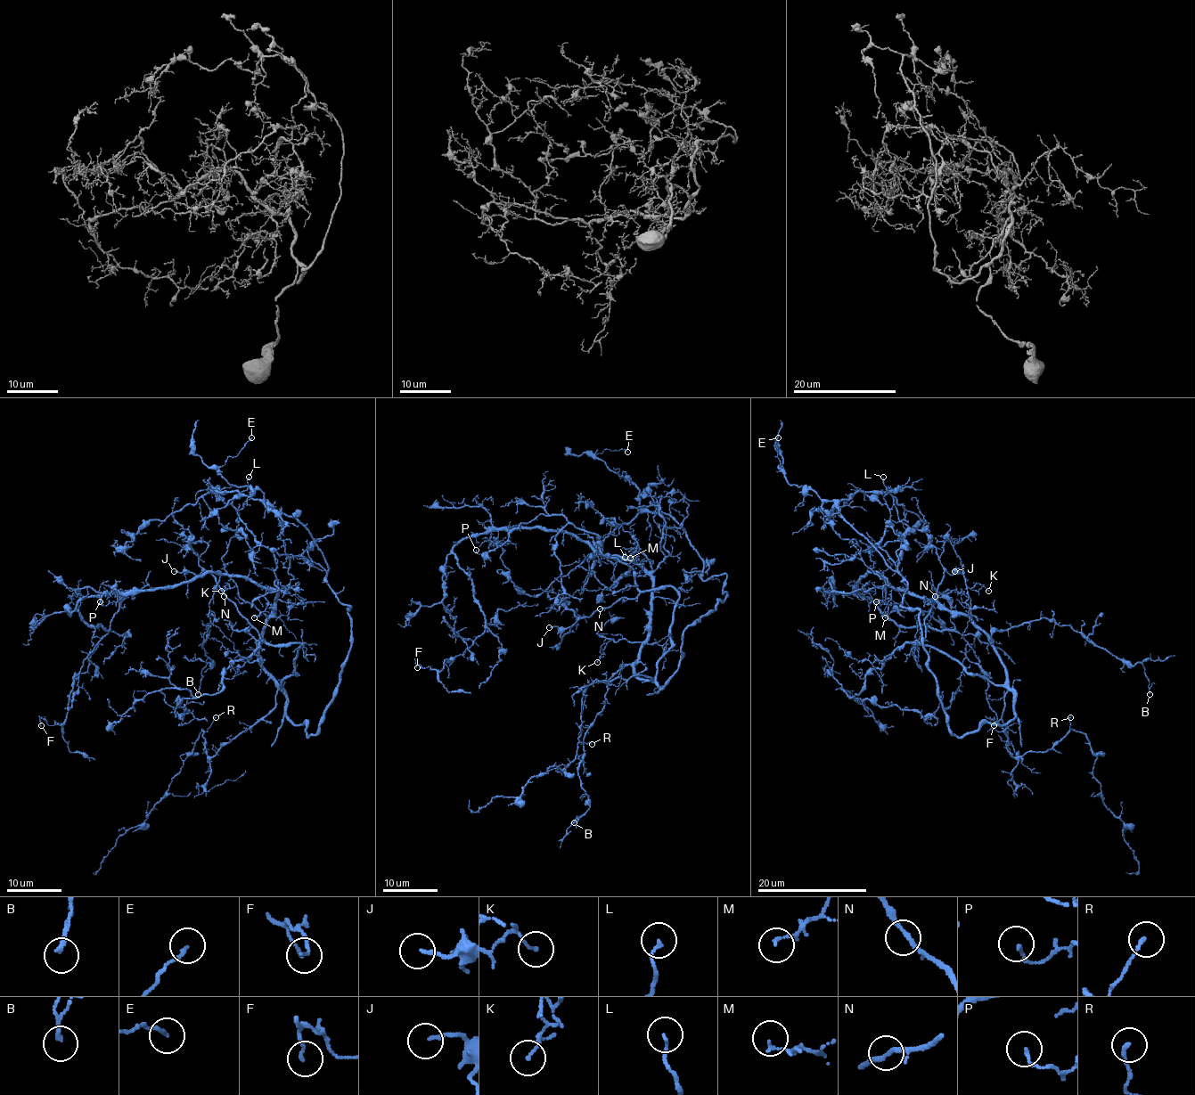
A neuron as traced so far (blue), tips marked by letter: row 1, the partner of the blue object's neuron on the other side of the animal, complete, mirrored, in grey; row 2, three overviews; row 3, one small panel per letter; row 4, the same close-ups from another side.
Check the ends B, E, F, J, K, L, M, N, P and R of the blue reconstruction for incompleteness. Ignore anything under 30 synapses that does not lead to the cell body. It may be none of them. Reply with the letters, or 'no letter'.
no letter

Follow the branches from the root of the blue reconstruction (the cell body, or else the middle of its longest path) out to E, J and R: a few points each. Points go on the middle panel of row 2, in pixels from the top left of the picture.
E: (650, 603), (651, 567), (642, 554), (610, 563), (595, 551), (636, 514), (639, 491), (594, 455), (627, 452)
J: (650, 603), (651, 567), (642, 554), (610, 563), (594, 550), (546, 591), (577, 616), (571, 626), (549, 627)
R: (650, 603), (649, 639), (634, 673), (653, 681), (631, 675), (594, 681), (586, 689), (577, 739), (592, 744)

